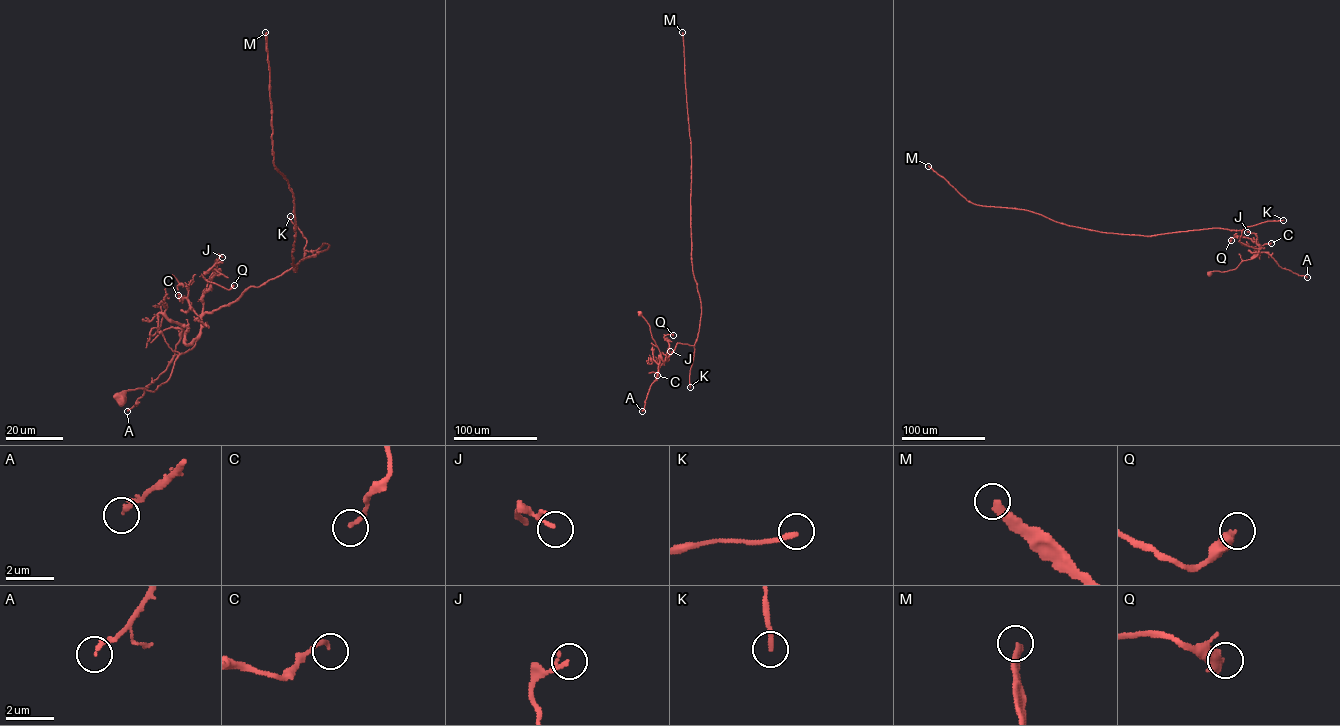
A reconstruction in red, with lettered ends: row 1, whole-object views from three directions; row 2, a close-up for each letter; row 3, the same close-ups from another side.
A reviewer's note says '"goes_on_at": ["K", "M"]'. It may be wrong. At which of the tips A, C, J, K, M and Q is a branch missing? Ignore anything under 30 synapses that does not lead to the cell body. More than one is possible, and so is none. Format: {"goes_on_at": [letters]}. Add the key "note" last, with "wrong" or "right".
{"goes_on_at": ["K", "M"], "note": "right"}

